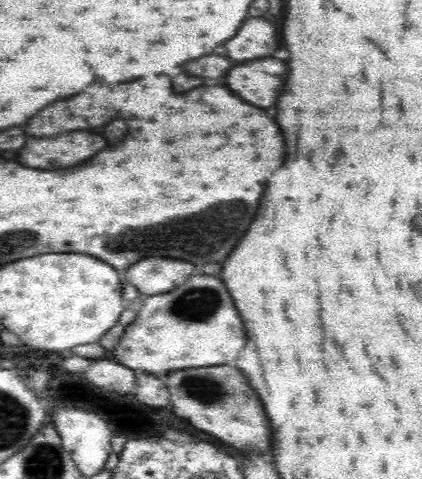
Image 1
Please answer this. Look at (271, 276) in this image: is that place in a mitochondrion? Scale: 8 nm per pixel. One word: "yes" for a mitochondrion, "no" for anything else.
no

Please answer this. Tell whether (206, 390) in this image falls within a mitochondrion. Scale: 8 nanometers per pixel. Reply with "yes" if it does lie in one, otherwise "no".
yes

